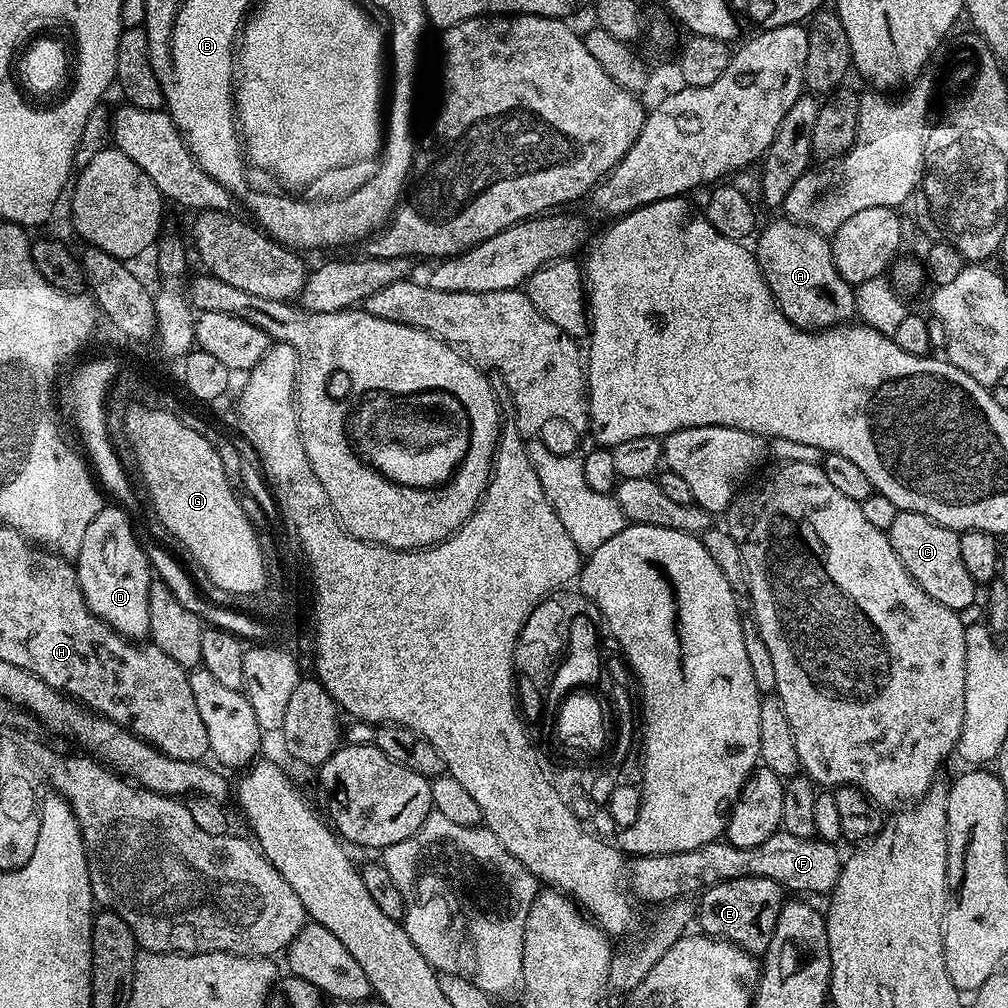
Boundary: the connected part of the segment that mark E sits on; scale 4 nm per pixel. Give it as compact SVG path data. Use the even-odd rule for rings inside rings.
M747 876L727 880L713 888L705 888L699 900L698 924L700 920L699 931L703 935L714 940L725 940L744 952L762 954L770 946L778 914L786 903L786 892L778 882L770 878Z

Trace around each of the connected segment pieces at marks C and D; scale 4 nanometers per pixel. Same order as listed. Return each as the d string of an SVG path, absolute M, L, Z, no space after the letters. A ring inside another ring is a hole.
M897 511L894 522L888 527L890 546L894 546L894 554L902 558L902 566L942 606L946 606L956 613L963 613L963 608L968 608L976 600L978 586L974 578L970 578L966 566L962 562L962 553L958 547L960 533L934 522L929 516L917 512Z
M120 506L101 507L100 512L86 526L82 550L74 558L76 577L82 594L96 616L122 636L144 638L150 626L150 586L154 573L148 562L148 553L132 533L129 513Z

